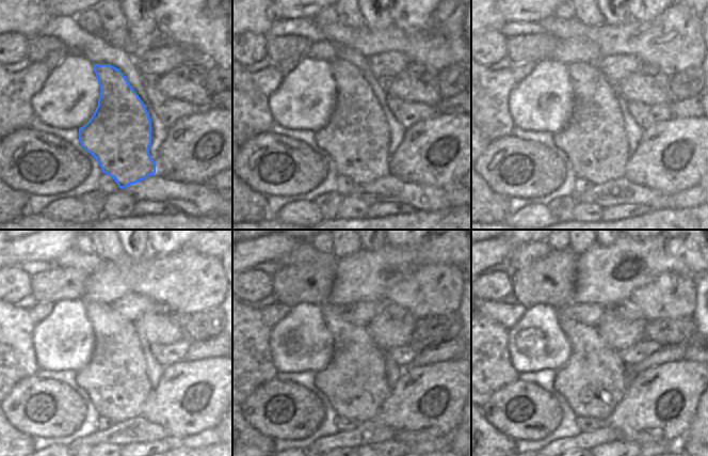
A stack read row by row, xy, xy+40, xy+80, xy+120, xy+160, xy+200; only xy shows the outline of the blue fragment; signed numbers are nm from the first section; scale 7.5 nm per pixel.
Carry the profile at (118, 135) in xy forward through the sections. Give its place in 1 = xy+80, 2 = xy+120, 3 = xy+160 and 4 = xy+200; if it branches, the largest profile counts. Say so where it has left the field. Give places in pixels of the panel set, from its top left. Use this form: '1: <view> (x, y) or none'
1: xy+80 (594, 139)
2: xy+120 (115, 378)
3: xy+160 (354, 381)
4: xy+200 (594, 379)

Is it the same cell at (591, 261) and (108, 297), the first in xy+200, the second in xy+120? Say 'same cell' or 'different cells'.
same cell

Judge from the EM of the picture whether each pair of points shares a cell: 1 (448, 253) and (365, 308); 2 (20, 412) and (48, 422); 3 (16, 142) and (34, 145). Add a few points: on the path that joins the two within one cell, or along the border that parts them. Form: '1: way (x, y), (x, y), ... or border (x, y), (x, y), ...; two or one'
1: border (384, 302), (355, 301), (350, 303); two
2: way (27, 418), (34, 423), (42, 424); one
3: way (20, 142), (27, 141), (30, 144); one

